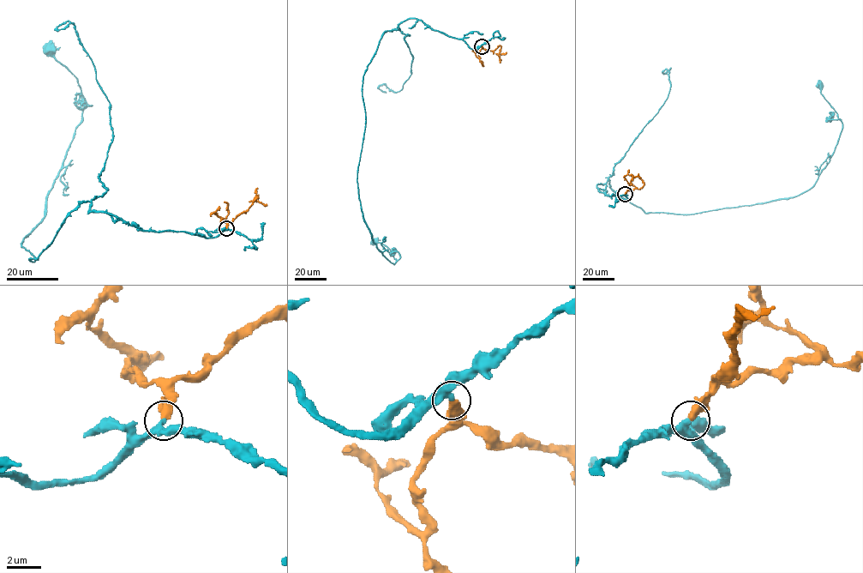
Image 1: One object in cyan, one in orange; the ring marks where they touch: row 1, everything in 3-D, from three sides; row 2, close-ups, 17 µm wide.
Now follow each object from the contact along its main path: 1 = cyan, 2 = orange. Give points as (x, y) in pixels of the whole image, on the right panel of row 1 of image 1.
1: (625, 194), (596, 185), (608, 178), (645, 213), (799, 196), (842, 130), (819, 86)
2: (625, 194), (629, 183), (624, 176), (641, 177)

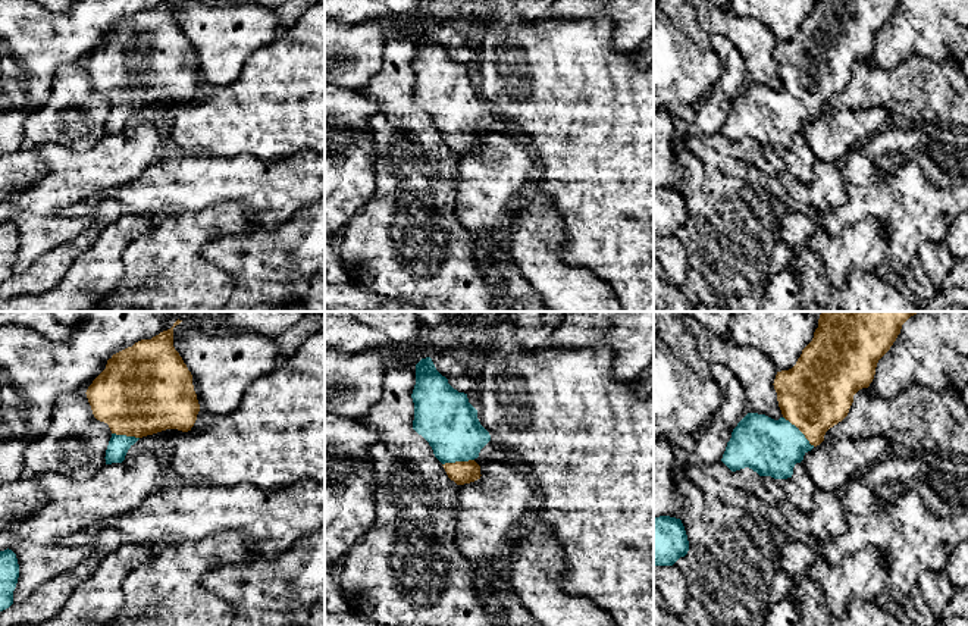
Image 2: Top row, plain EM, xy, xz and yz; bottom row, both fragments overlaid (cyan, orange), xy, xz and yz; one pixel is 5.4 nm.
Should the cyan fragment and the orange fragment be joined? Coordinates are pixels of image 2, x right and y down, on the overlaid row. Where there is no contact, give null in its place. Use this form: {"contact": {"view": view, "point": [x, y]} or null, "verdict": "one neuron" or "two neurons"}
{"contact": {"view": "yz", "point": [799, 431]}, "verdict": "one neuron"}

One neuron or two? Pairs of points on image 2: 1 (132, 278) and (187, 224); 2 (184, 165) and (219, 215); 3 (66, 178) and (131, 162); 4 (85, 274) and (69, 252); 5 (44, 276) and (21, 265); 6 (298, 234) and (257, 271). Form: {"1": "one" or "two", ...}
{"1": "one", "2": "two", "3": "one", "4": "two", "5": "two", "6": "one"}

